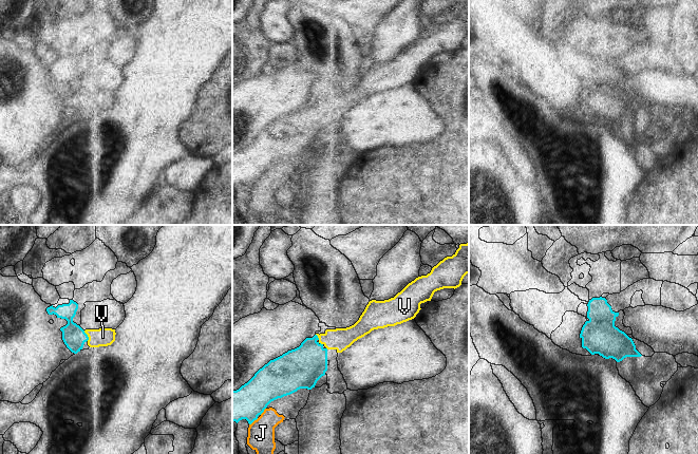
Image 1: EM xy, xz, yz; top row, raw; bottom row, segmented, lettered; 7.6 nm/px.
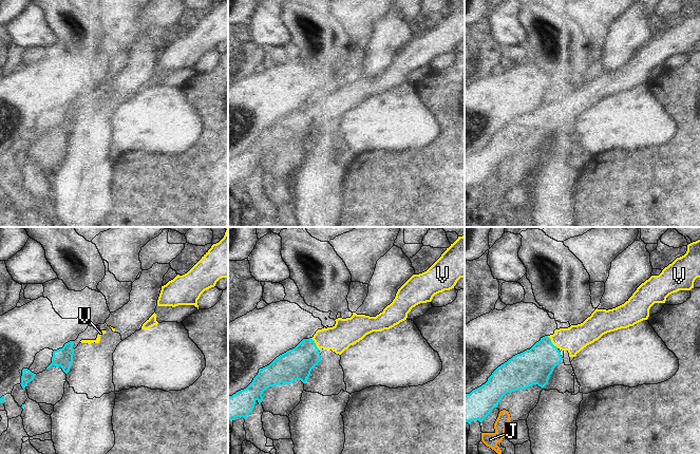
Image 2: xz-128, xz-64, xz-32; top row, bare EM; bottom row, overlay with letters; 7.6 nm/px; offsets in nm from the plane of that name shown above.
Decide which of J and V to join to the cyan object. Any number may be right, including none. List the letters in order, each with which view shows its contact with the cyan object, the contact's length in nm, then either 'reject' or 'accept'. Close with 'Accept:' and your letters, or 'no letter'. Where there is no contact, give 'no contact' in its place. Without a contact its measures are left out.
J: xz | 90 nm | reject
V: xy | 90 nm | accept
Accept: V

